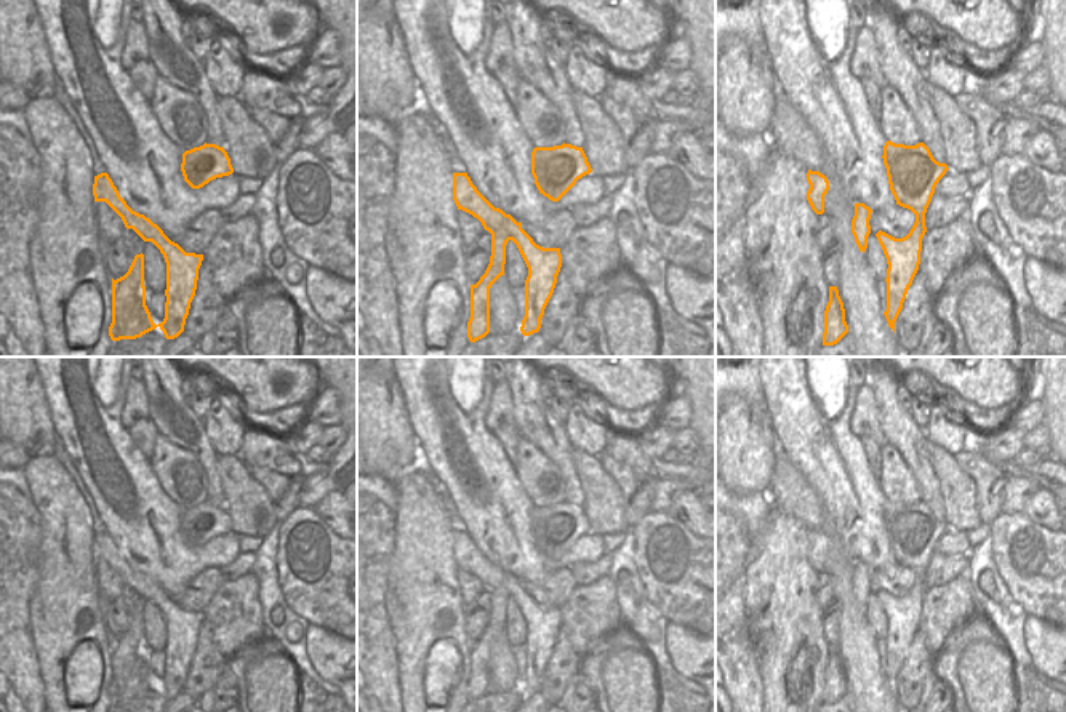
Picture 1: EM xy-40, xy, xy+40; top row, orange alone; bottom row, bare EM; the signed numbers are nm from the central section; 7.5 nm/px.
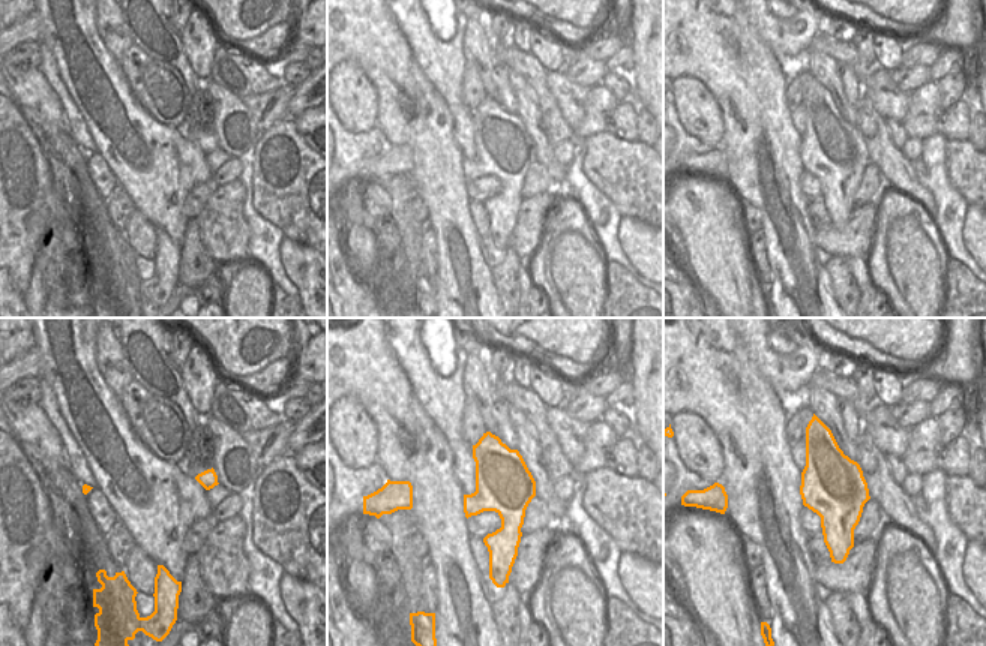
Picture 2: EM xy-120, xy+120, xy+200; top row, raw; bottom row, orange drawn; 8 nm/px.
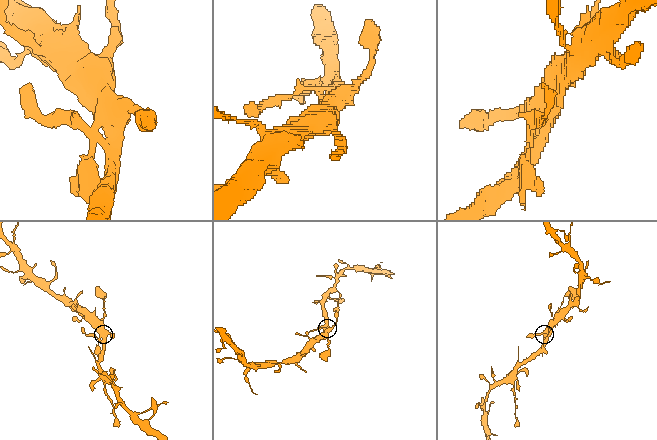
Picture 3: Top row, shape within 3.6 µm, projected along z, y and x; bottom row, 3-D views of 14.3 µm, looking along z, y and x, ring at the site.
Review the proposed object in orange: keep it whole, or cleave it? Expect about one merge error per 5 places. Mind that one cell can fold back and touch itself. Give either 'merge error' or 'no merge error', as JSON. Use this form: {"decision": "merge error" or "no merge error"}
{"decision": "no merge error"}

